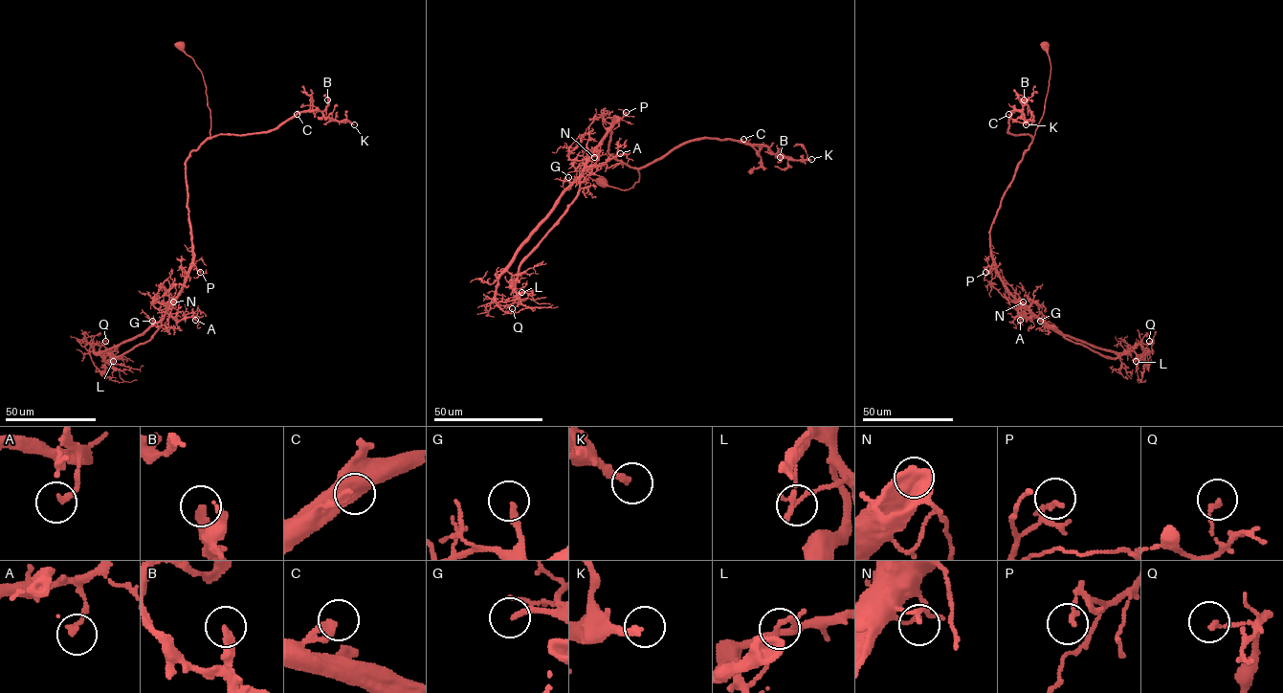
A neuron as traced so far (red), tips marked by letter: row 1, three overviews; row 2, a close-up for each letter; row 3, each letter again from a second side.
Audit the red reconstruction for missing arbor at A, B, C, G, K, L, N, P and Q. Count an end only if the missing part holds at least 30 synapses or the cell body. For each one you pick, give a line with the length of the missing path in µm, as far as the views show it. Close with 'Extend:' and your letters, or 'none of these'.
K: 25 µm
Extend: K

